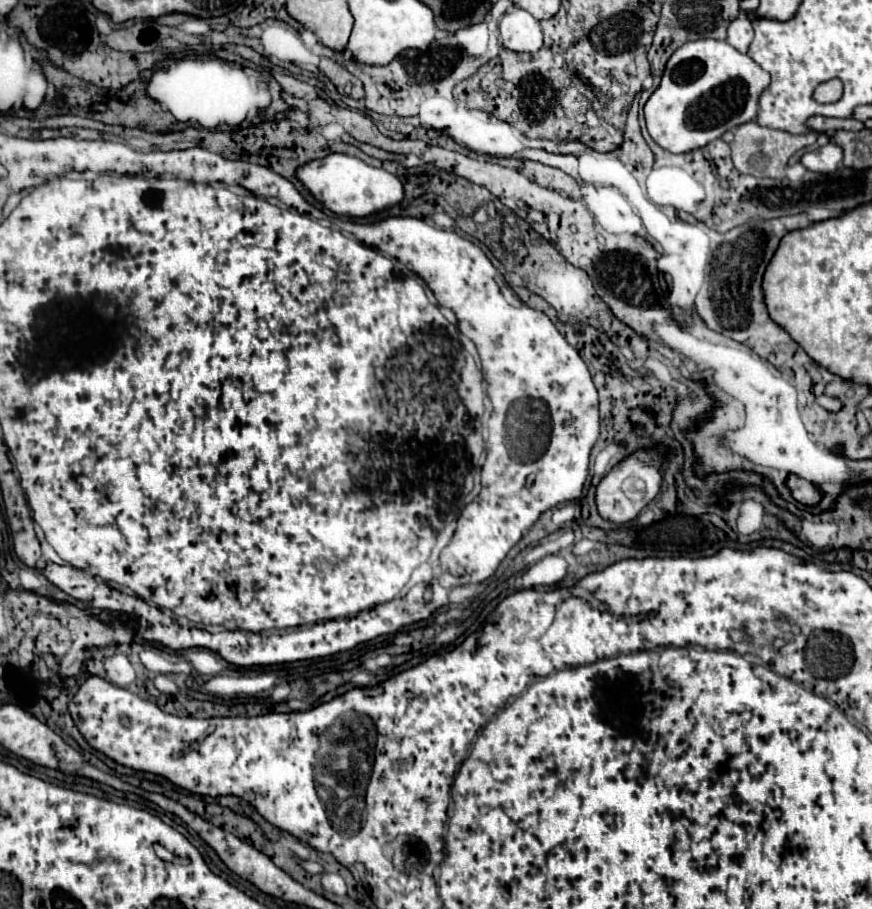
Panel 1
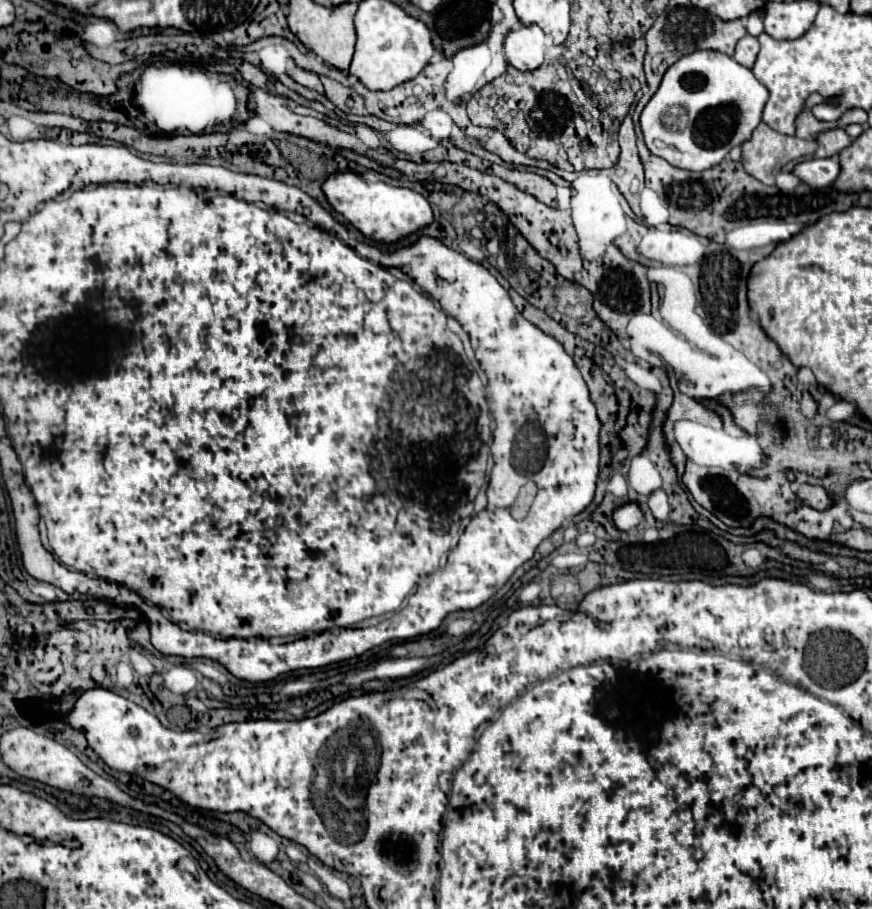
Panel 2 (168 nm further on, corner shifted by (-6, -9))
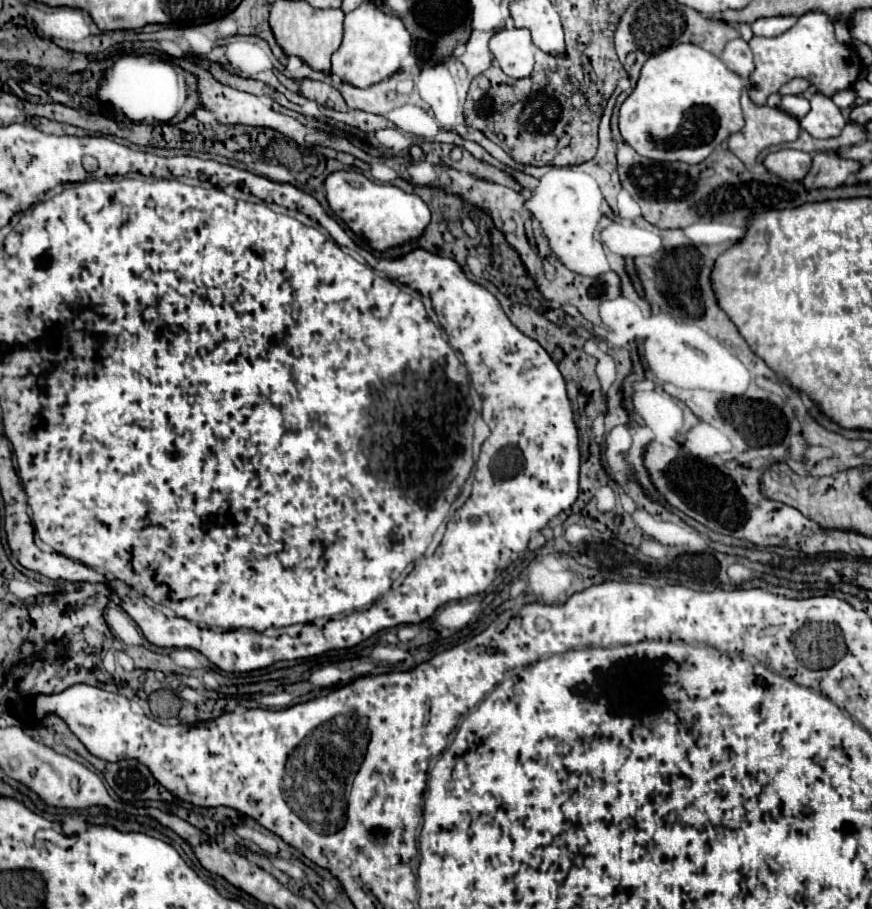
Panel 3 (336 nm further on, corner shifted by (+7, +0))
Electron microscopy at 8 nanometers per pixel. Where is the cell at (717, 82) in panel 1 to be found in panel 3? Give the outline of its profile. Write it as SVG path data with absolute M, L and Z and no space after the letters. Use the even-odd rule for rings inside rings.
M692 43L674 45L664 53L652 55L644 63L638 85L620 107L620 133L624 141L642 157L654 161L700 163L724 139L728 139L732 133L738 133L744 127L744 117L740 109L740 95L744 89L746 89L746 79L730 71L720 57Z

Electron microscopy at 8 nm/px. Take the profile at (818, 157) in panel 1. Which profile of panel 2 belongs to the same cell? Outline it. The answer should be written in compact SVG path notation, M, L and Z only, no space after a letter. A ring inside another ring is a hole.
M837 156L831 158L811 158L811 160L803 160L793 168L793 174L809 184L811 188L827 188L835 182L837 174L839 174L839 162Z

